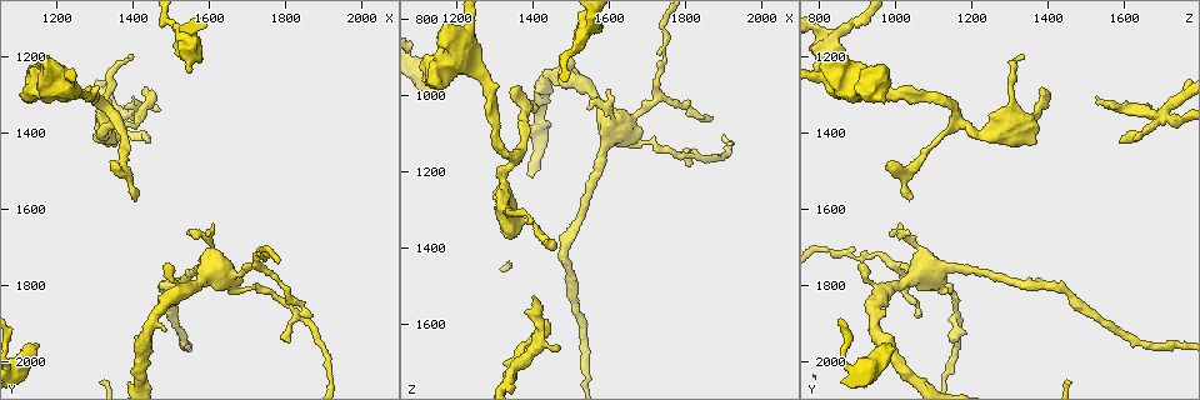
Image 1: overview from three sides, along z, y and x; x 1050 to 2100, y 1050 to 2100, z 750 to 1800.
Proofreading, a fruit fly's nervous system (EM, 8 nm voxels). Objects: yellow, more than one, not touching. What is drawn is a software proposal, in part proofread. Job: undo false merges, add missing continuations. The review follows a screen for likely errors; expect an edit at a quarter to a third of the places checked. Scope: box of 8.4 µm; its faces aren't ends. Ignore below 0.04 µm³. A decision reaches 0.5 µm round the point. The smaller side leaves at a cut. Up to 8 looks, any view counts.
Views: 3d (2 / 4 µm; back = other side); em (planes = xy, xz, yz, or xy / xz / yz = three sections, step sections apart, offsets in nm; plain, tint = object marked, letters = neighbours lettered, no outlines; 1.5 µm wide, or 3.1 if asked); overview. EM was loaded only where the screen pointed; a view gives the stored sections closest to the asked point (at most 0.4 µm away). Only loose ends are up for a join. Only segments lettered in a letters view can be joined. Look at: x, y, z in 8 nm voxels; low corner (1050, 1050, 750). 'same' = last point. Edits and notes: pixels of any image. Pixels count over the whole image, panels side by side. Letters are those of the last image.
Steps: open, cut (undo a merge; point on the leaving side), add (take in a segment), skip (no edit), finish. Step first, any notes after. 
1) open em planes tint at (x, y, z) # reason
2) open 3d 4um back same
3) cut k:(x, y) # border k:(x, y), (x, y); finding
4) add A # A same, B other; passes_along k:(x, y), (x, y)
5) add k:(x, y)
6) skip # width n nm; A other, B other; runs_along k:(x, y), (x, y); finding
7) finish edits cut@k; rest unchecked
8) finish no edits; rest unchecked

open em yz step 4 tint at (1565, 1800, 995) # narrows sharply

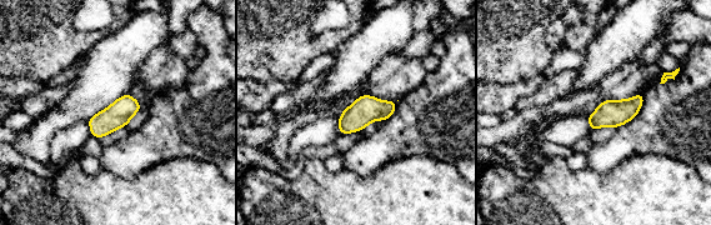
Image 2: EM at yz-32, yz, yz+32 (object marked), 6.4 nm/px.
open em planes tint same # cut it another way

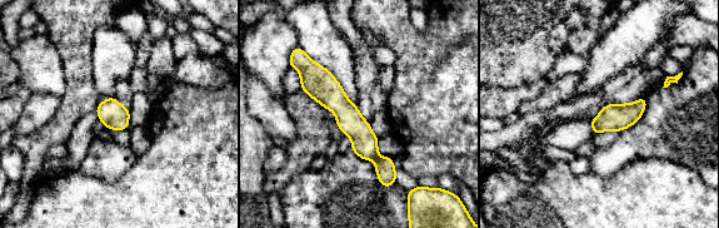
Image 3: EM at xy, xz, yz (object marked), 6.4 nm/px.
open em planes letters same

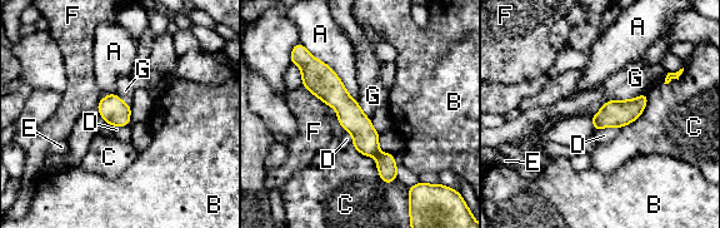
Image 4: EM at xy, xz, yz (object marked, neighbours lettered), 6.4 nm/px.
skip # A other, B other, C other, D other, E other, F other, G other; all the same cell

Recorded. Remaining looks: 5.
open 3d 2um at (1405, 1570, 1040) # branch stops here

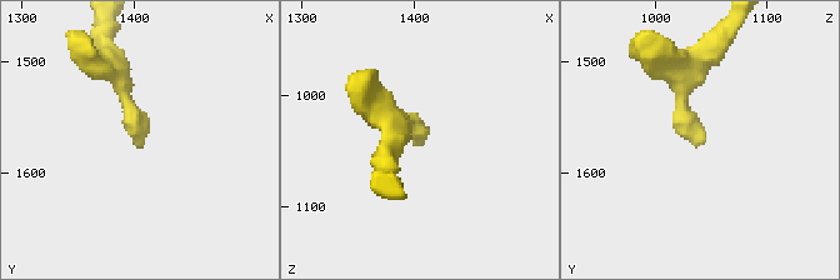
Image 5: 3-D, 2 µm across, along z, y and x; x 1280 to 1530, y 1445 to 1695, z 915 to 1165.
open em planes letters at (1408, 1574, 1042)

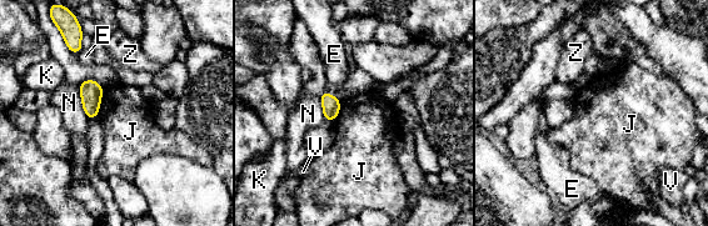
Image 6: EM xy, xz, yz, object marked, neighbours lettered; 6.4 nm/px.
skip # longest_contact N 240 nm; E other, J other, K other, N other, V other, Z other; no lettered segment goes on from it

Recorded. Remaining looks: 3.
open em xz step 8 letters at (1390, 1205, 1345) # tapers out

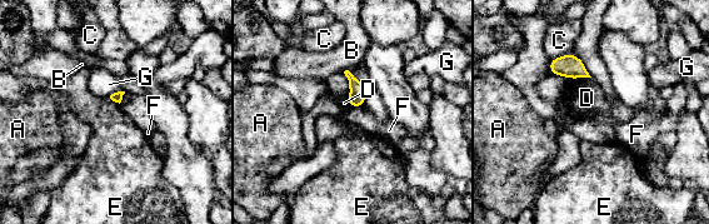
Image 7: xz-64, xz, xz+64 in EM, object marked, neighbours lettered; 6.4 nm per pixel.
open em planes letters same

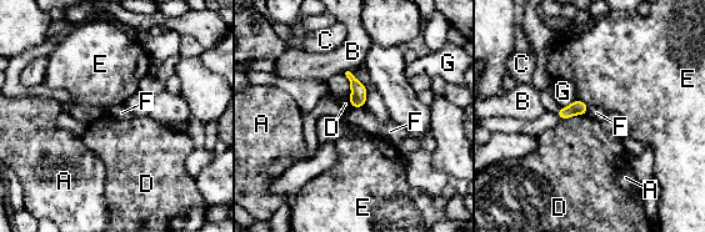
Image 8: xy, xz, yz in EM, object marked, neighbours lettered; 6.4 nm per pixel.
skip # width 100 nm; A other, B other, C other, D other, E other, F other, G other; no lettered segment goes on from it

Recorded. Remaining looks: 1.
finish no edits; rest unchecked

